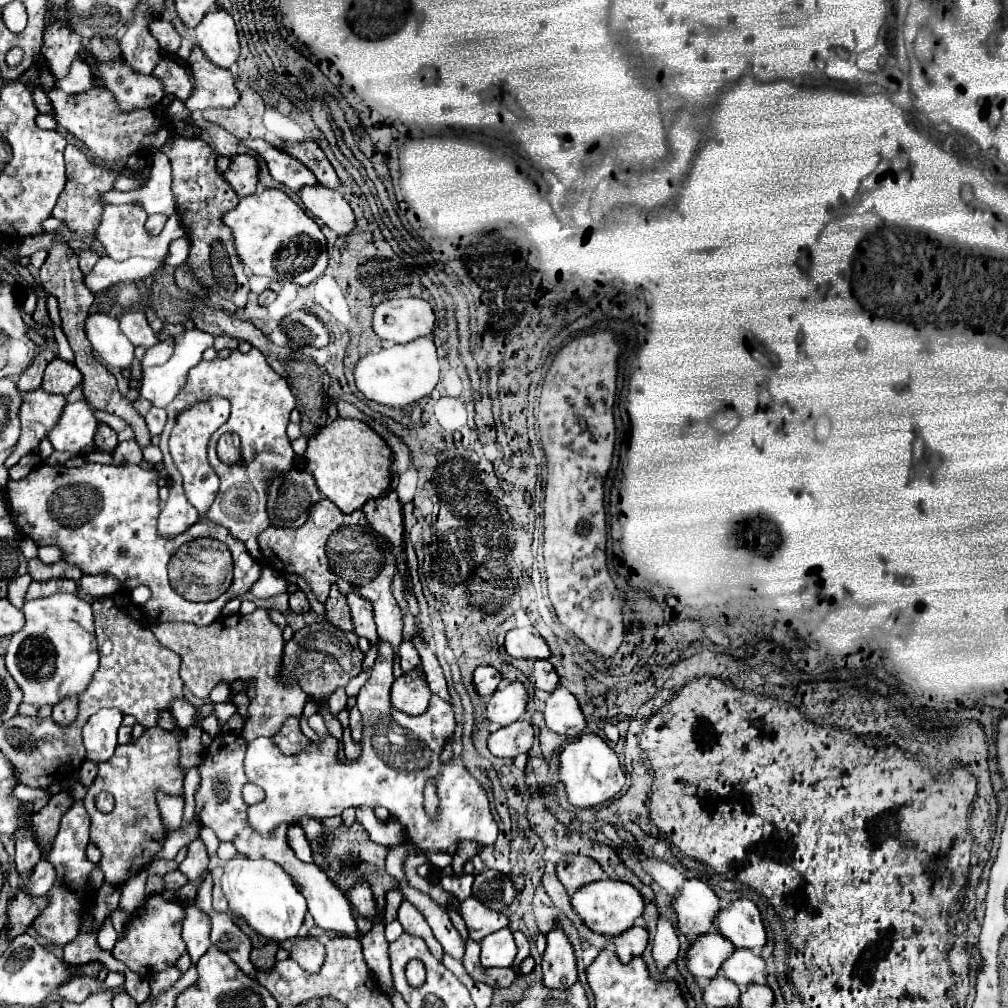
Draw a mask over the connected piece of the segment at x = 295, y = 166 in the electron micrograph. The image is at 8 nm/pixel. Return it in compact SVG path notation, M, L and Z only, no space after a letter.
M244 140L244 144L266 160L274 180L292 188L294 192L300 192L300 188L304 186L318 186L318 180L310 174L310 170L300 160L294 160L290 154L286 154L284 150L278 150L264 140Z

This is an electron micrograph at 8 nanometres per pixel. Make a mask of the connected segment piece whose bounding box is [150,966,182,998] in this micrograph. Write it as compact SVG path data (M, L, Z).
M176 966L158 972L156 976L150 978L150 996L158 998L158 996L164 994L164 992L174 984L174 982L178 982L180 976L182 976L182 972L180 972Z

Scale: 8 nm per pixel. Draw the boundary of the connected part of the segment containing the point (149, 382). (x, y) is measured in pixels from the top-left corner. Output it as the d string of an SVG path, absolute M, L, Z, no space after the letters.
M188 330L188 332L182 332L176 338L176 348L174 348L174 354L172 358L162 364L162 366L152 366L152 368L144 368L144 376L142 376L142 388L140 388L140 394L144 398L148 398L154 406L168 406L176 396L178 392L184 388L186 384L186 376L190 372L190 368L194 368L200 360L202 360L202 352L206 348L212 346L214 342L214 336L210 336L208 332L202 332L202 330Z

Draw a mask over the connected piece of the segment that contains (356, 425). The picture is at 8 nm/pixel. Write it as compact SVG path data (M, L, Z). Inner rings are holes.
M338 418L326 424L320 428L318 436L308 442L304 456L318 490L330 498L344 514L352 514L354 510L360 510L368 500L390 492L390 468L394 464L392 448L376 430L360 420Z

